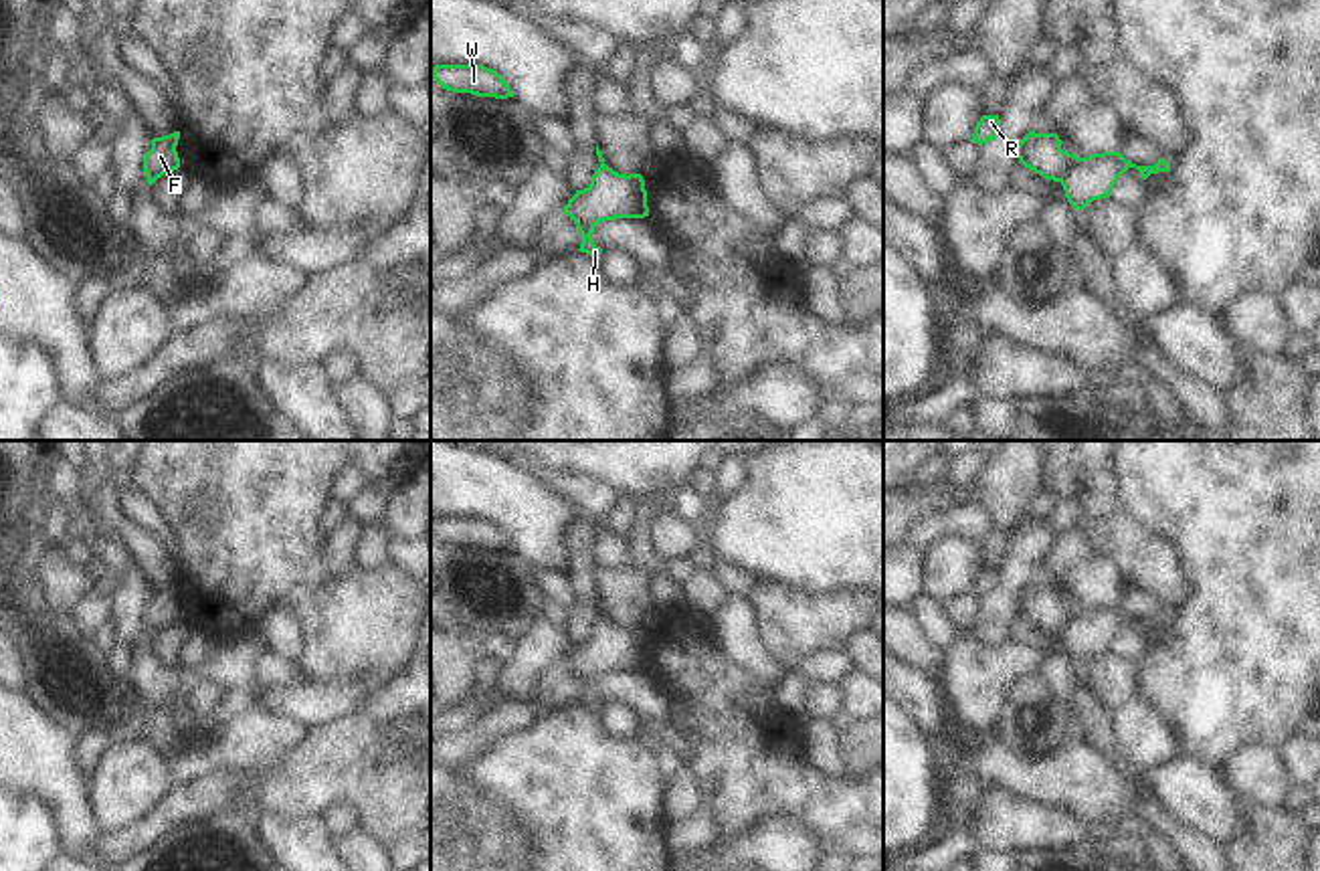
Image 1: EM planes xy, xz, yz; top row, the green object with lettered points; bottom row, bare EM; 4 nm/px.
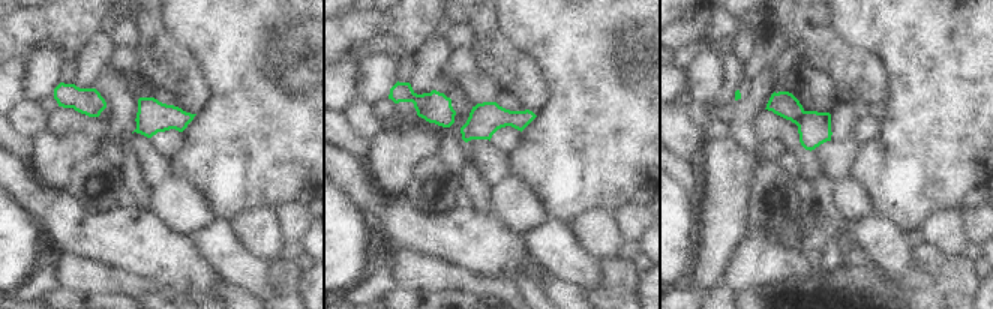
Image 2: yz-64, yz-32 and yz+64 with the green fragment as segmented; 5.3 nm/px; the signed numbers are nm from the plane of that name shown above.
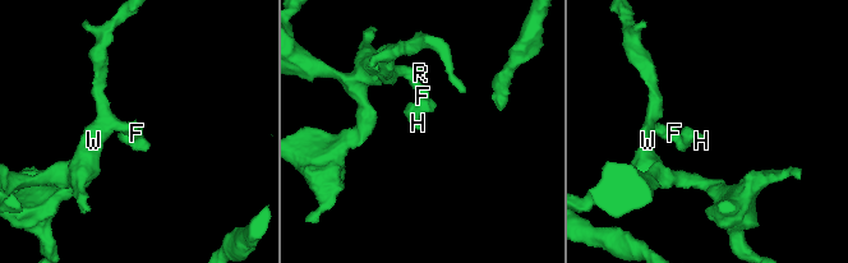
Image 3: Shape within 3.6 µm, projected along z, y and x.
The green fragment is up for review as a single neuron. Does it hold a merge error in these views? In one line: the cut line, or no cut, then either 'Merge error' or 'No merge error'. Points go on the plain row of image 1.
Split along yz (1076, 609), (1060, 633). Merge error.

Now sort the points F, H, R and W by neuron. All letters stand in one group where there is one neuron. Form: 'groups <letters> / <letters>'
groups F R W / H

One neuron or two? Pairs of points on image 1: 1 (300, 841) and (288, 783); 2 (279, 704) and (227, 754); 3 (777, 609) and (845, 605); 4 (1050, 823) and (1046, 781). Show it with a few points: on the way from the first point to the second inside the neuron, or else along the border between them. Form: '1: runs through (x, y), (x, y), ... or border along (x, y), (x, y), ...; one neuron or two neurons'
1: border along (259, 813), (281, 813), (292, 819), (322, 817); two neurons
2: border along (259, 706), (312, 726); two neurons
3: runs through (793, 609), (829, 609); one neuron
4: border along (1003, 793), (1054, 807), (1084, 825); two neurons

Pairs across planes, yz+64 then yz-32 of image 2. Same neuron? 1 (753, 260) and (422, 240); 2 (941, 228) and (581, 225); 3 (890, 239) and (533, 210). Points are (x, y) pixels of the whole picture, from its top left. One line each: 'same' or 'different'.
1: different
2: same
3: different

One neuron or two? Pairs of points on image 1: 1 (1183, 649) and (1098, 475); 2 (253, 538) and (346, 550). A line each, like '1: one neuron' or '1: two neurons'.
1: two neurons
2: two neurons

